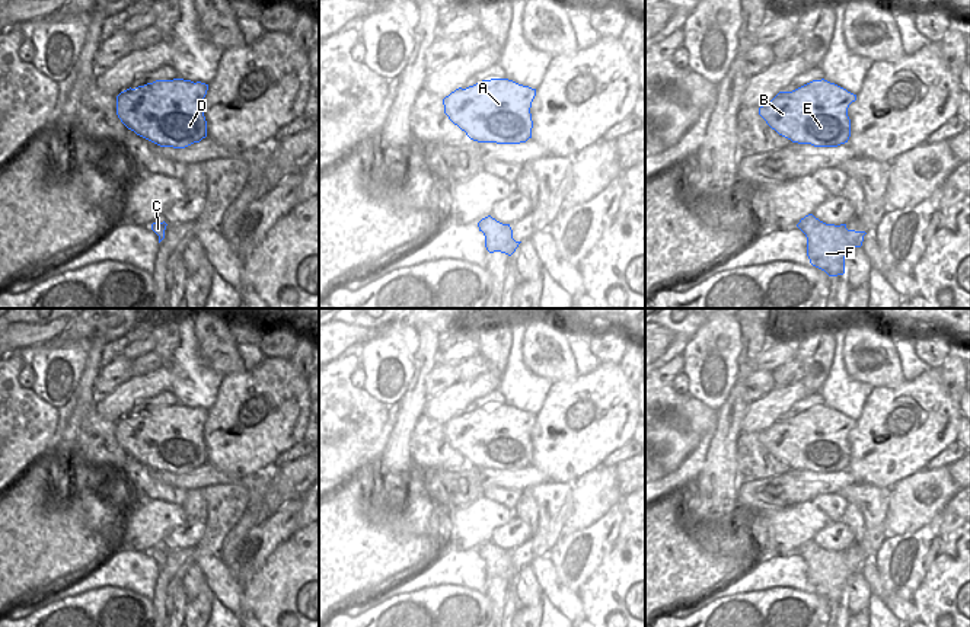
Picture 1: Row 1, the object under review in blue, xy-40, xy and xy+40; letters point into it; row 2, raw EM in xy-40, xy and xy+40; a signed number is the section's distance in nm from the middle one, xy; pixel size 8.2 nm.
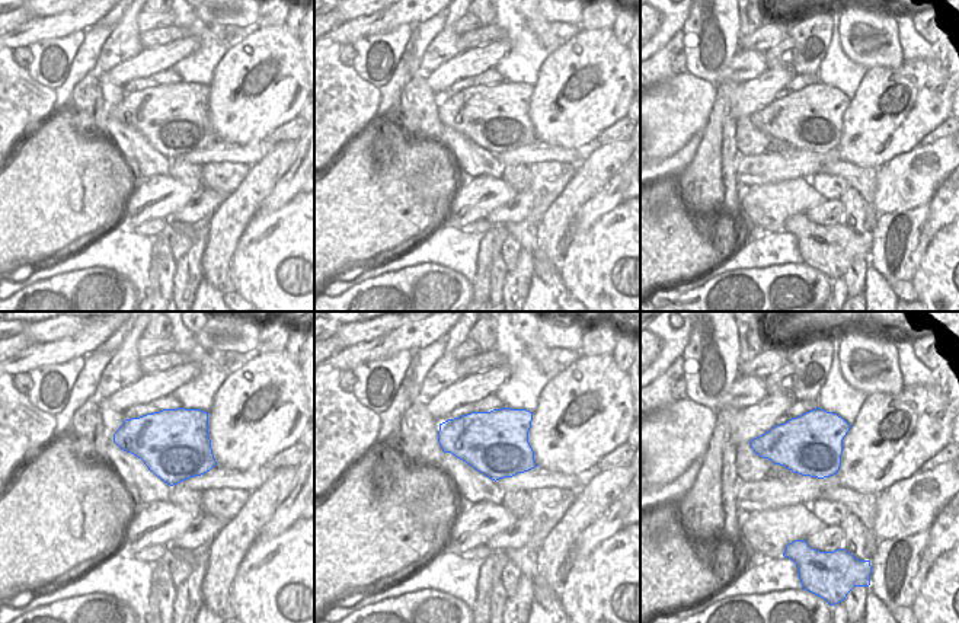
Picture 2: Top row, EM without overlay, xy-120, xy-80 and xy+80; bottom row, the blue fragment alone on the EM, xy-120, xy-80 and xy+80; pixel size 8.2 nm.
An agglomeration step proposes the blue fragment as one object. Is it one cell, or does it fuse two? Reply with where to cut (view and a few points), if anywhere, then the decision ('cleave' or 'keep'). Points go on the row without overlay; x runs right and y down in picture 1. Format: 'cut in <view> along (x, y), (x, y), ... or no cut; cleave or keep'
no cut; keep

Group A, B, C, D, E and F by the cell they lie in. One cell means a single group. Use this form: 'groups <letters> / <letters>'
groups A B C D E F

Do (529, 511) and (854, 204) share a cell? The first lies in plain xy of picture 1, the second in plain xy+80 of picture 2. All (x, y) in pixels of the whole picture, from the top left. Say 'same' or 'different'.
same

